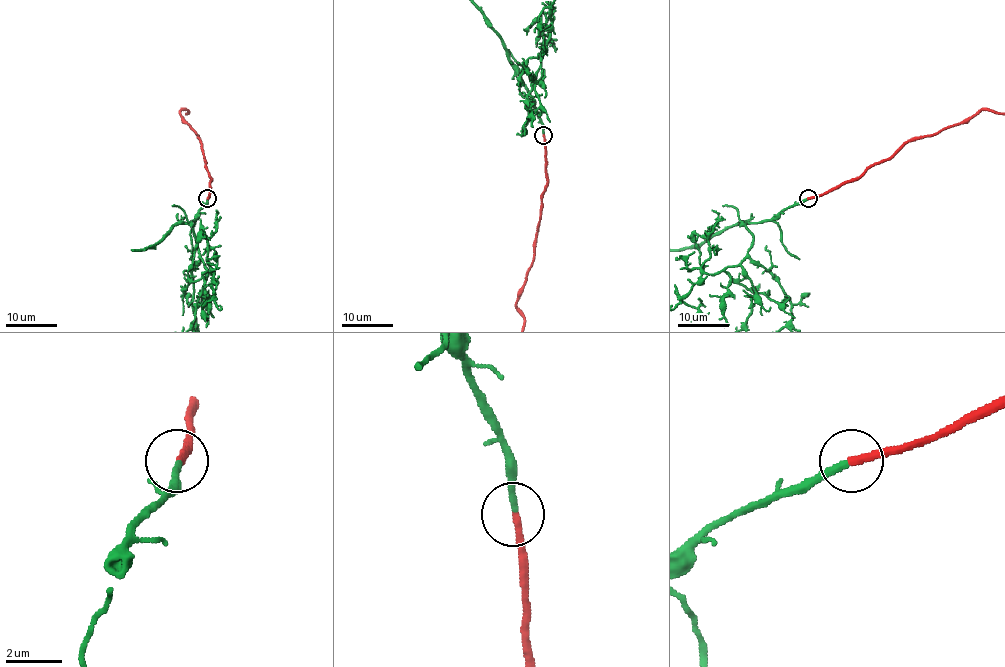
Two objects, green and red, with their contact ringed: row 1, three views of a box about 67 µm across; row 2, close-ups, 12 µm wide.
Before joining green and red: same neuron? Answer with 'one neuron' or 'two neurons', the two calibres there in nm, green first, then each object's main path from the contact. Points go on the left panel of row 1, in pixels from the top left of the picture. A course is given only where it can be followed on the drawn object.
one neuron; 240 nm thick on the green side, 260 nm on the other

